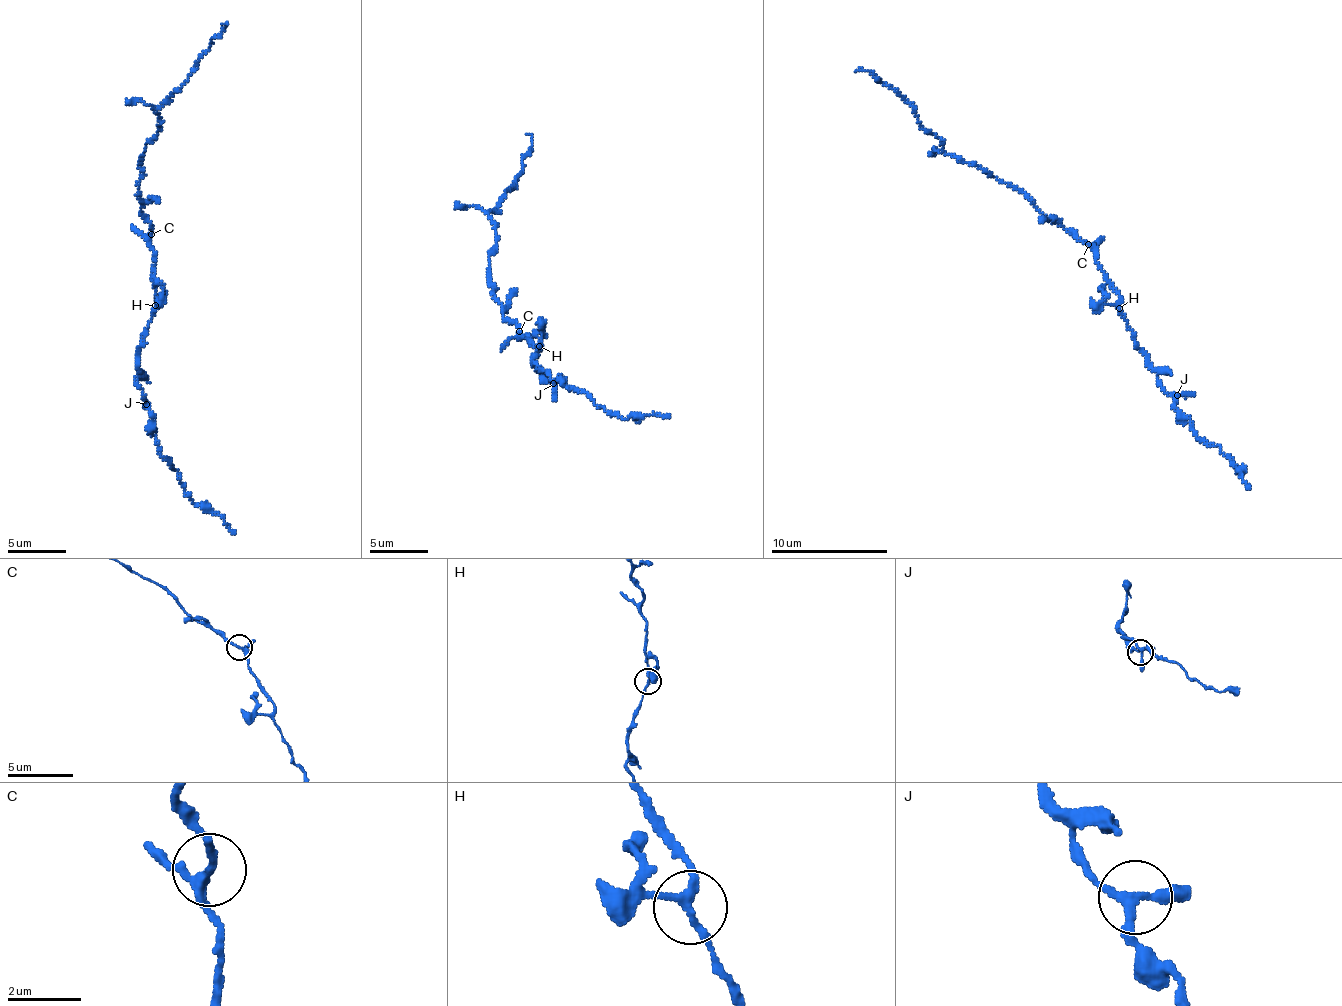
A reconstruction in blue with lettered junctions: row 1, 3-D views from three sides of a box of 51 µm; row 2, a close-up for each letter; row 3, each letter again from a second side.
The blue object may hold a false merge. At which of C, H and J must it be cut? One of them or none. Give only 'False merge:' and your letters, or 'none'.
False merge: none

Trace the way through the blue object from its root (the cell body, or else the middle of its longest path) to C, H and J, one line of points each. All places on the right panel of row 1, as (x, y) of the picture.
C: (1095, 260), (1095, 249), (1089, 244)
H: (1095, 260), (1104, 280), (1119, 297), (1119, 308)
J: (1095, 260), (1119, 297), (1119, 314), (1146, 363), (1158, 374), (1158, 383), (1177, 395)

